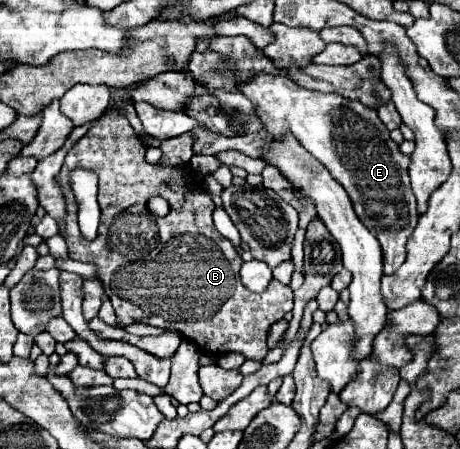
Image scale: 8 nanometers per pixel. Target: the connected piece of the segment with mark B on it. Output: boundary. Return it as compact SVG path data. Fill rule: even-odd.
M116 111L104 113L88 133L68 151L62 171L58 175L58 183L68 203L66 215L66 243L68 255L76 261L92 261L100 269L100 279L108 299L114 305L118 325L130 325L132 321L152 323L160 329L176 329L188 341L192 341L202 353L218 355L218 353L240 353L246 359L262 361L268 353L266 337L272 323L280 321L288 311L292 311L292 289L278 283L276 279L270 281L270 287L258 295L248 291L240 281L240 265L242 259L234 245L218 235L212 223L212 195L204 191L200 185L202 181L188 173L182 167L162 167L150 165L144 159L146 147L134 135L134 129ZM74 169L88 169L98 175L98 205L102 209L102 223L98 229L98 237L90 243L80 235L76 223L76 197L70 187L70 173ZM152 195L160 195L168 199L170 213L166 217L154 217L142 207L142 199L150 199Z

